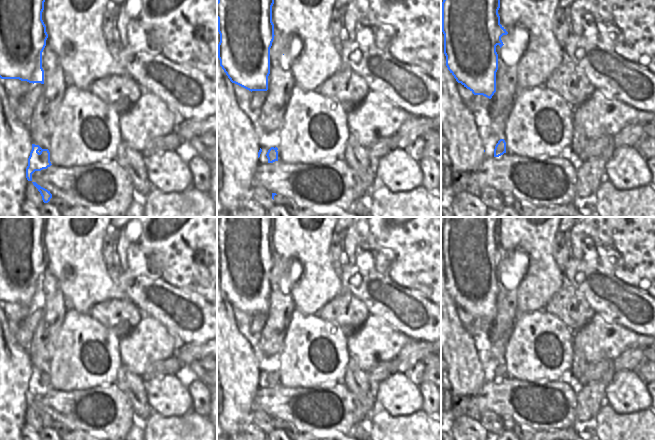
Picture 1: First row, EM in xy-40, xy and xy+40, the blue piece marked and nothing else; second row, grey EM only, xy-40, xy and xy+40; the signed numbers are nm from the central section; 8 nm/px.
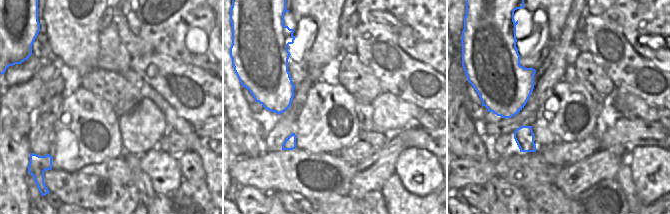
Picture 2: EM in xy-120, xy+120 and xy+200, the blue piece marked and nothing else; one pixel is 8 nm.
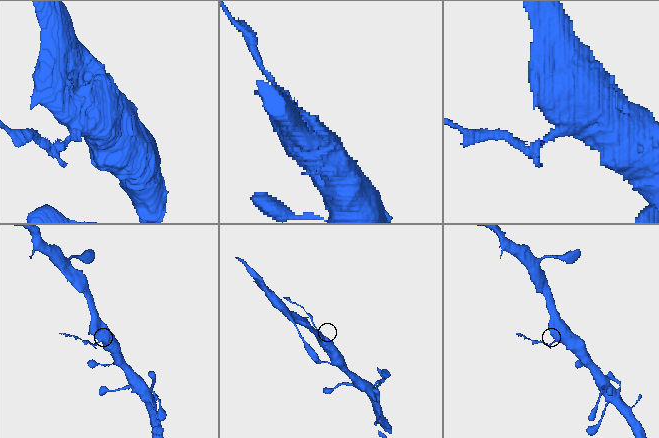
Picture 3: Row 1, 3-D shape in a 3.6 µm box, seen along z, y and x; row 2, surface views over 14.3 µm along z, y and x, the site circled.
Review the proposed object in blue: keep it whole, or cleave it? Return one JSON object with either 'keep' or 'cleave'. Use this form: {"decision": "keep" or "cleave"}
{"decision": "cleave"}

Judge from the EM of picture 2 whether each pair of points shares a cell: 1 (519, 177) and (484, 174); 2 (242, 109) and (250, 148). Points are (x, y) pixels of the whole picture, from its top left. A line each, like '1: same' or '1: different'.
1: same
2: same

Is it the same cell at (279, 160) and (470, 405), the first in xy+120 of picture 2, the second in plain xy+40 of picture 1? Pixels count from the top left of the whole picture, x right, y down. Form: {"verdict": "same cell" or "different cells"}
{"verdict": "same cell"}

